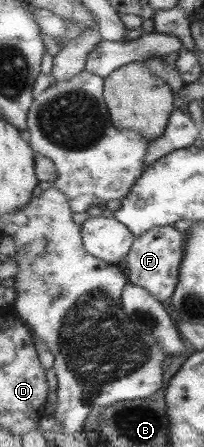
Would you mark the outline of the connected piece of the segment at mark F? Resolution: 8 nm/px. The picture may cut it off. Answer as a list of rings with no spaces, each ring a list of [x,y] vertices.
[[[173,226],[151,227],[148,231],[134,237],[129,251],[121,262],[126,269],[128,283],[142,287],[155,300],[166,304],[177,283],[177,271],[183,257],[183,239],[186,233]]]

